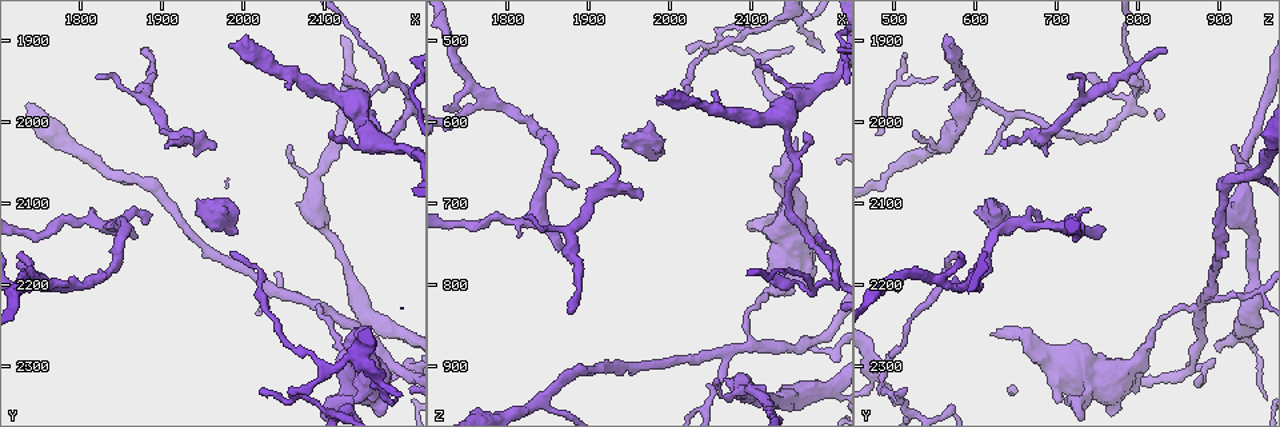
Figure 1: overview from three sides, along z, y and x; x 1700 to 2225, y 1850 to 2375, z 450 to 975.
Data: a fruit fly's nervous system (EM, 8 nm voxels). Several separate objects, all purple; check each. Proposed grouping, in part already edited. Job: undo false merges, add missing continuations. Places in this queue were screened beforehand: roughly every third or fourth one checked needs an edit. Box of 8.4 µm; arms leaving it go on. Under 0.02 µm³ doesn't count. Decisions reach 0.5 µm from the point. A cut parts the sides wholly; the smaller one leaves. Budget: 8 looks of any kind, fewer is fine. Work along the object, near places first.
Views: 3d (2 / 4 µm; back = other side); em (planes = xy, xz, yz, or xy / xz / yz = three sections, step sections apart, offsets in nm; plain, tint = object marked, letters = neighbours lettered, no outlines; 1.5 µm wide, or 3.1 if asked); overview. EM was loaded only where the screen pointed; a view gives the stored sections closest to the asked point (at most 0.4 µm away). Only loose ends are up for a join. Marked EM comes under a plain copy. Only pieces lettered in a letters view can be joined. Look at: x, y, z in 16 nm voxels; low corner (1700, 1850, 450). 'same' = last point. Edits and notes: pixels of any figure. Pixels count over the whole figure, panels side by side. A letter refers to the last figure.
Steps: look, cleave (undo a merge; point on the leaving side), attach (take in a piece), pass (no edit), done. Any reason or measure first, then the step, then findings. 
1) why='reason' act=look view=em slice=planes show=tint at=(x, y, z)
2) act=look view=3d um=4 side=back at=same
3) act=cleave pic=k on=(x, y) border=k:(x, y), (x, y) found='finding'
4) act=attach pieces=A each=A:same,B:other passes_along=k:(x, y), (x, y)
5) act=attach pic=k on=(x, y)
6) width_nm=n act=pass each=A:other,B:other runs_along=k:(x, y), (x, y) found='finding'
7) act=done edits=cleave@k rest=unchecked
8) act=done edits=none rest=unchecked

why='calibre changes' act=look view=em slice=yz step=4 show=tint at=(2130, 2280, 810)

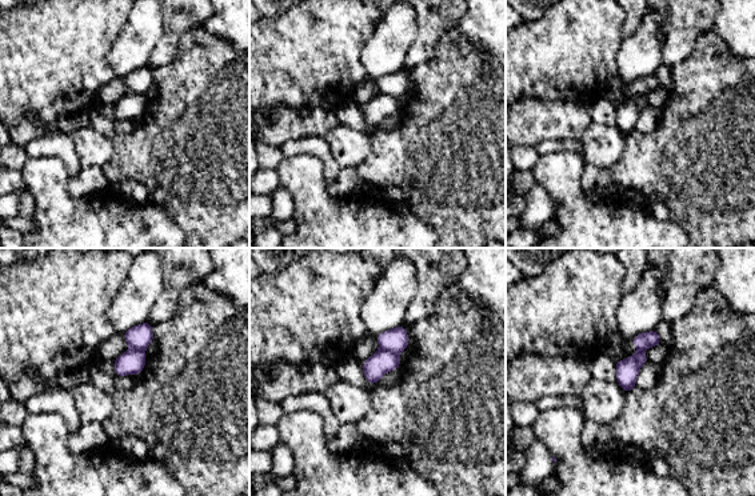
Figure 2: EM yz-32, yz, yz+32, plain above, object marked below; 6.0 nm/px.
act=look view=em slice=xy step=8 show=letters at=same

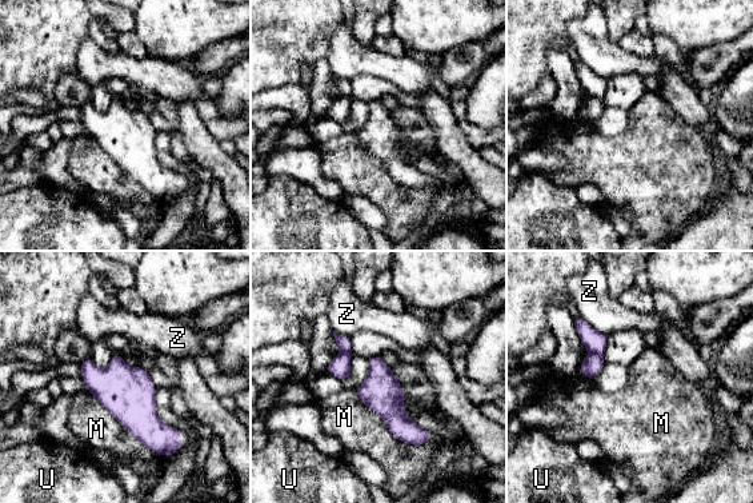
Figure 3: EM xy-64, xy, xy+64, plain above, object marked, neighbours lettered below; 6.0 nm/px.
act=cleave pic=3 on=(595, 342) each=M:other,U:other,Z:other border=3:(591, 352), (601, 355) found='a second neuron is stuck on'

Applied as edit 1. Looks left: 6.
act=look view=overview

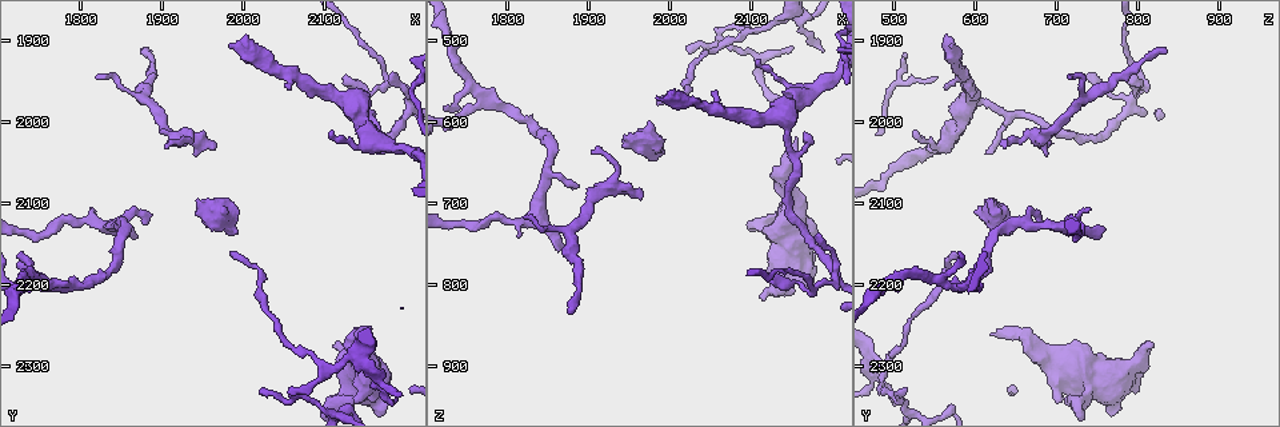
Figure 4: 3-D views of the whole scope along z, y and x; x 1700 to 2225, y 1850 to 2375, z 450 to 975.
why='sharp bend' act=look view=em slice=planes show=tint at=(2060, 2340, 495)

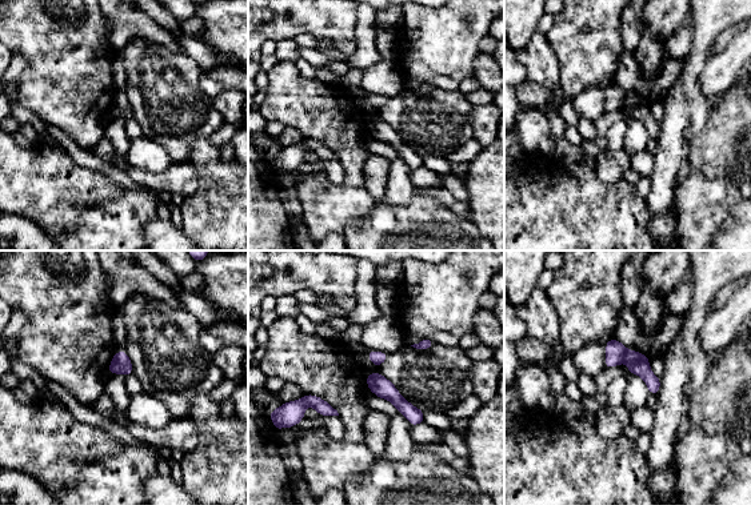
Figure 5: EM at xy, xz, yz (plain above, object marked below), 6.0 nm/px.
act=look view=em slice=planes show=letters at=same

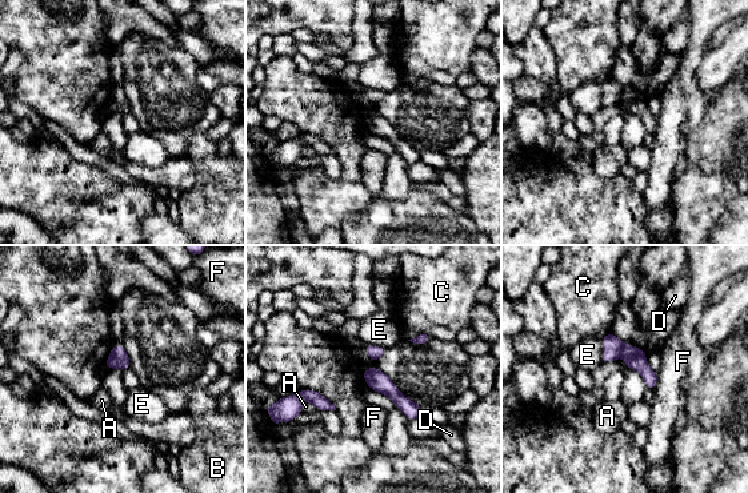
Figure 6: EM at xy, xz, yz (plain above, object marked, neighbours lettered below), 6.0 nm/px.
act=cleave pic=6 on=(634, 357) each=A:other,B:other,C:other,D:other,E:other,F:other border=6:(627, 345), (620, 355) found='two neurons meet here'

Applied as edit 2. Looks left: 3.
why='redraw' act=look view=overview

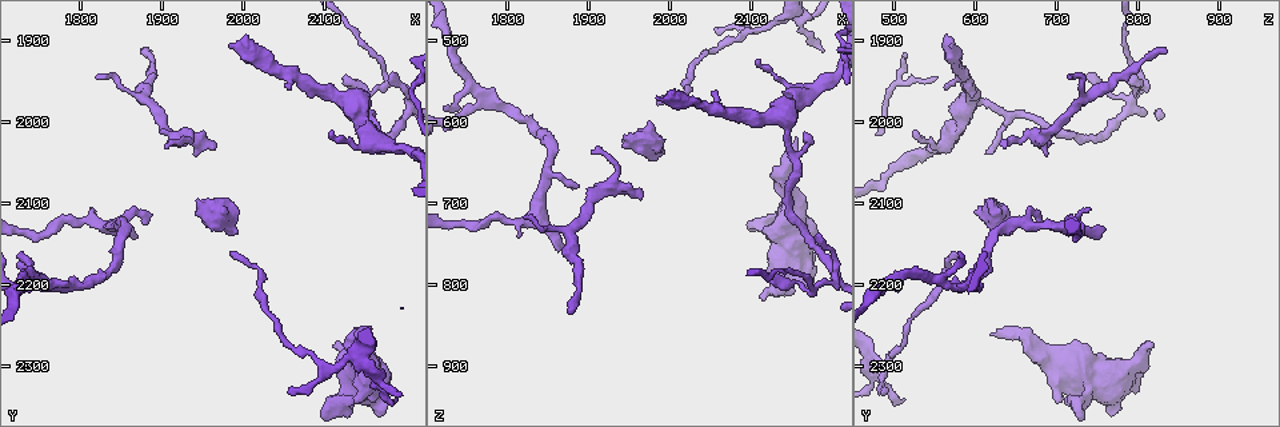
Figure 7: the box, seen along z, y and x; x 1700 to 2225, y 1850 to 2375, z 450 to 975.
why='thin end' act=look view=em slice=yz step=4 show=tint at=(1965, 2030, 695)

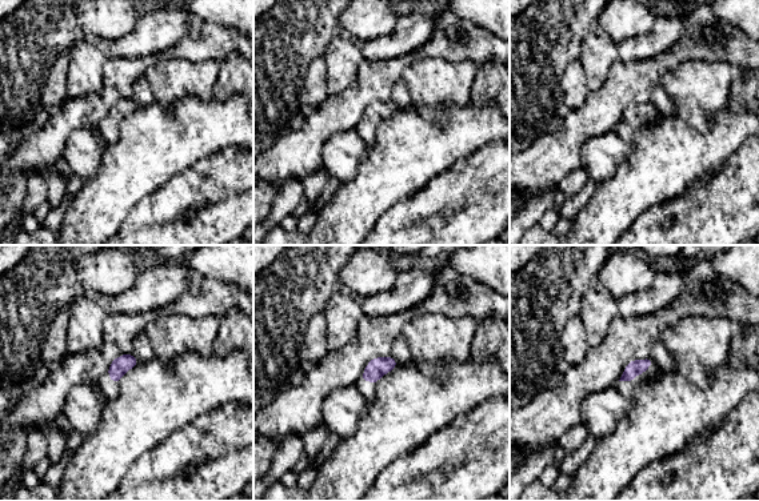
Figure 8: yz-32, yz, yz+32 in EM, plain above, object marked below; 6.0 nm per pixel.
act=look view=em slice=yz step=4 show=letters at=same

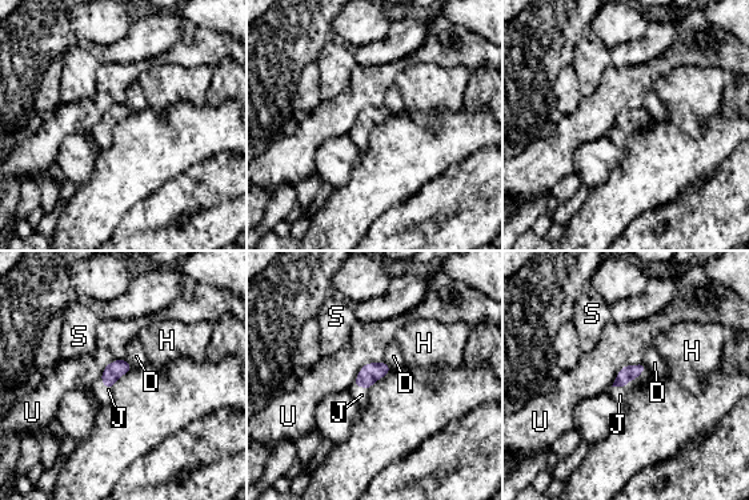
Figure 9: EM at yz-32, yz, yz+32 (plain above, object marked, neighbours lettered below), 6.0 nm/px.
act=attach pieces=J each=D:other,H:other,J:same,S:other,U:other found='it goes on there'

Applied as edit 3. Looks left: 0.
act=done edits=cleave@3,cleave@6,attach@9 rest=unchecked

